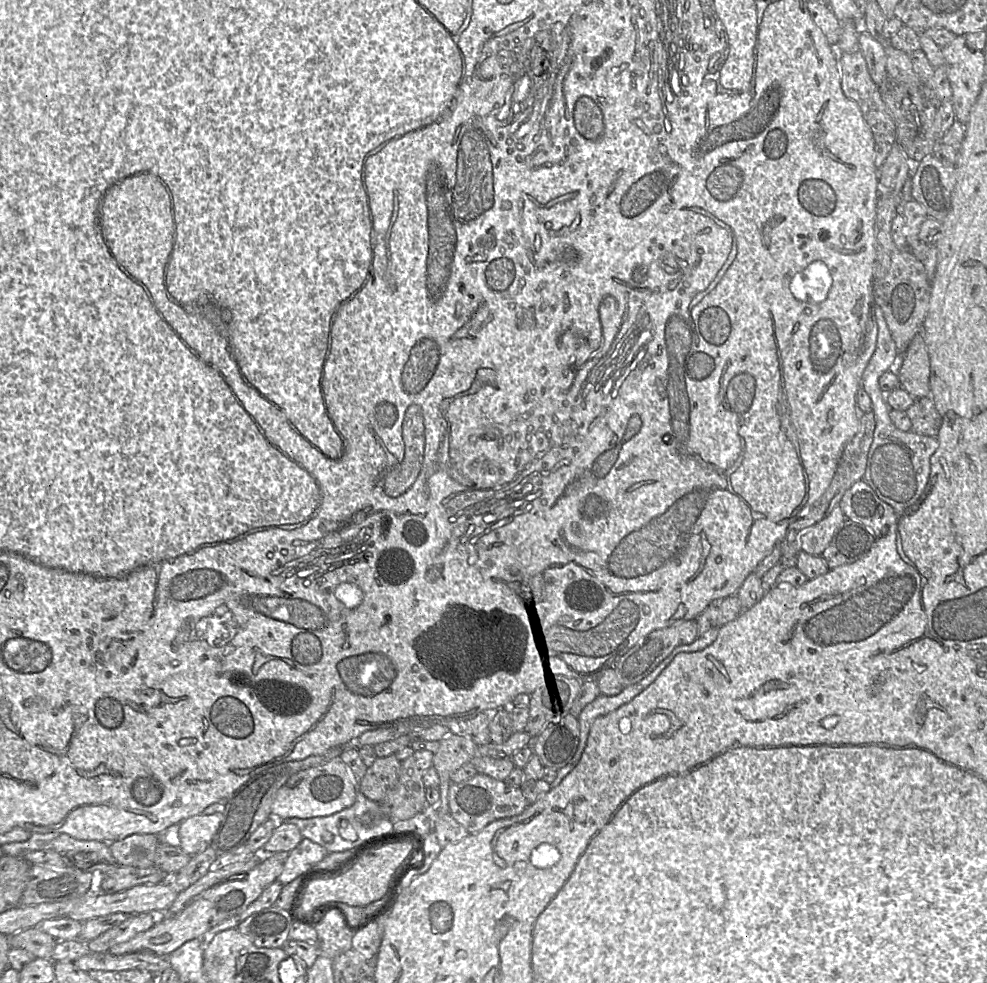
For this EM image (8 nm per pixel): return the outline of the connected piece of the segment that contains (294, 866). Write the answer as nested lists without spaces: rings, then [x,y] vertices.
[[[303,838],[301,842],[286,856],[284,868],[278,881],[286,885],[299,877],[299,881],[310,869],[316,868],[318,863],[326,857],[328,851],[321,845]]]

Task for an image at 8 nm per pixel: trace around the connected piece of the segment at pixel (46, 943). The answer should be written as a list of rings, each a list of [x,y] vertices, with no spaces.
[[[40,926],[21,930],[9,937],[11,947],[24,949],[33,954],[35,958],[50,959],[53,949],[58,942]]]

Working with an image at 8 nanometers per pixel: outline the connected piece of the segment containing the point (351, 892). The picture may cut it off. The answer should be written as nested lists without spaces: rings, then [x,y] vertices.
[[[407,842],[394,843],[366,852],[347,873],[335,878],[311,882],[305,891],[299,913],[303,916],[311,916],[335,902],[350,906],[377,905],[386,896],[391,880],[409,860],[411,853],[410,844]]]

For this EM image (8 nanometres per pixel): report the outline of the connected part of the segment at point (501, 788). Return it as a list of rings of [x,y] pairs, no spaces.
[[[481,773],[464,782],[451,783],[448,804],[452,817],[470,834],[481,831],[495,820],[517,816],[529,806],[520,787],[509,786],[504,780],[497,780]]]

